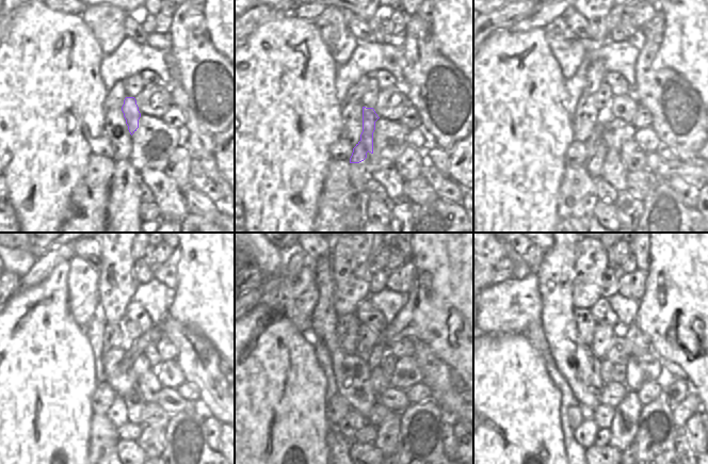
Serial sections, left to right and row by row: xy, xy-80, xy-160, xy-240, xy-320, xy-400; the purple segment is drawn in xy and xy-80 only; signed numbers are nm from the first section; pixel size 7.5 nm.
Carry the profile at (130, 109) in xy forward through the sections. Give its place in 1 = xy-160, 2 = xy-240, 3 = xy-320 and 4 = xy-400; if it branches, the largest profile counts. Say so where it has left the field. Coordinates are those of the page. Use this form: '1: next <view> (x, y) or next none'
1: next xy-160 (594, 165)
2: next xy-240 (117, 414)
3: next xy-320 (353, 421)
4: next xy-400 (584, 434)

